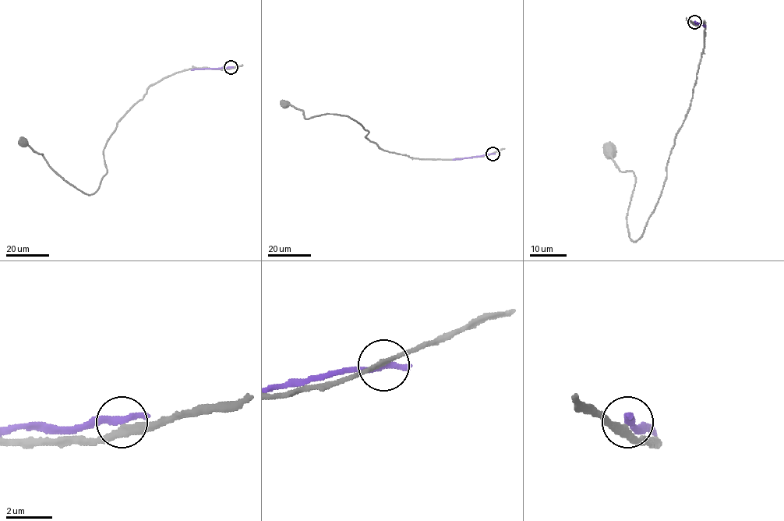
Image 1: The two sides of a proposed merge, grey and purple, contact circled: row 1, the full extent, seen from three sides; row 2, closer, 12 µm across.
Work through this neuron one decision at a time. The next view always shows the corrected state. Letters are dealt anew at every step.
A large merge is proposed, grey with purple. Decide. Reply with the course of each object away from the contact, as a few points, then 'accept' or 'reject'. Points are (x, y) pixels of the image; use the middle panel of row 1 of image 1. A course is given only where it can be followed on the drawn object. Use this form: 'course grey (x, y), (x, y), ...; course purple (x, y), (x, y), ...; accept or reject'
course grey (492, 153), (413, 158), (379, 148), (350, 118), (327, 114), (305, 118), (301, 110), (285, 103); course purple (492, 153), (453, 160); reject

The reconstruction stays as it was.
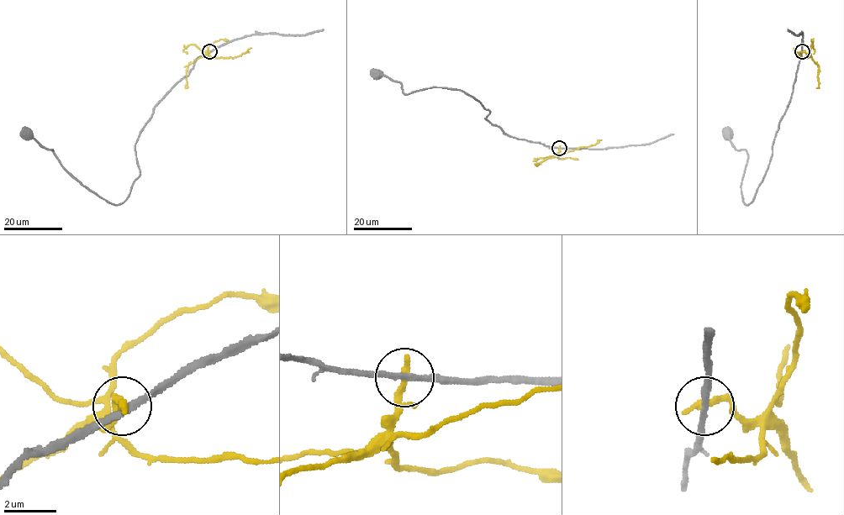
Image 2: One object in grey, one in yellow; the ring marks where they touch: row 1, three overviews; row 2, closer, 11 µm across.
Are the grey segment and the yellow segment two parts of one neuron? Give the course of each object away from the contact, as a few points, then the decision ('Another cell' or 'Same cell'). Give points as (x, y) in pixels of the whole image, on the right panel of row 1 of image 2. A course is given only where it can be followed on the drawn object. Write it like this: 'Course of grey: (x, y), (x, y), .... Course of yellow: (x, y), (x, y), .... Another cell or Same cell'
Course of grey: (801, 51), (766, 174), (748, 204), (743, 202), (741, 186), (747, 153), (735, 149), (726, 134). Course of yellow: (801, 51), (808, 54), (808, 56), (801, 57), (793, 48). Another cell

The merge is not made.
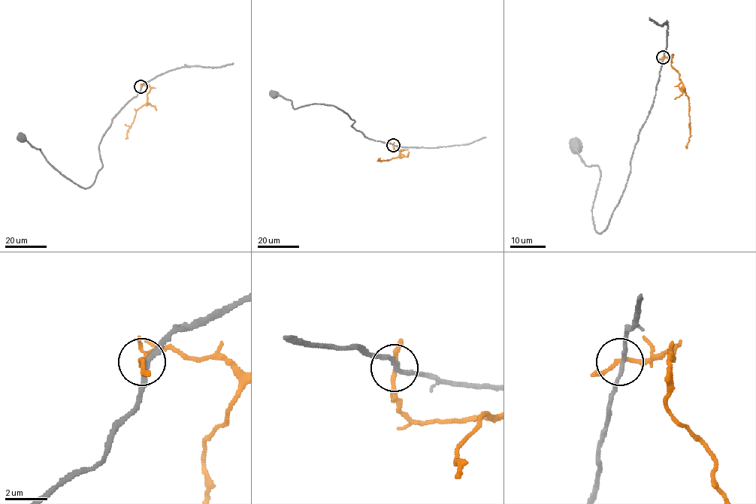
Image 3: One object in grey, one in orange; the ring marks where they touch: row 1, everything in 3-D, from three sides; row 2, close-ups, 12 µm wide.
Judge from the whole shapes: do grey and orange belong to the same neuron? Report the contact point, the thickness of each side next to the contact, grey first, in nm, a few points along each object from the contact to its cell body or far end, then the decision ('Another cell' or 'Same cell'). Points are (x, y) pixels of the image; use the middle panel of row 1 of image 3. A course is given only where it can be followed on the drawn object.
Place: (393, 145). Thickness 190 nm (grey) against 180 nm. Course of grey: (393, 145), (365, 137), (351, 126), (355, 122), (337, 107), (315, 104), (294, 108), (290, 100), (274, 93). Course of orange: (393, 145), (395, 150), (403, 149), (399, 156), (385, 161), (380, 161), (378, 158). Another cell

